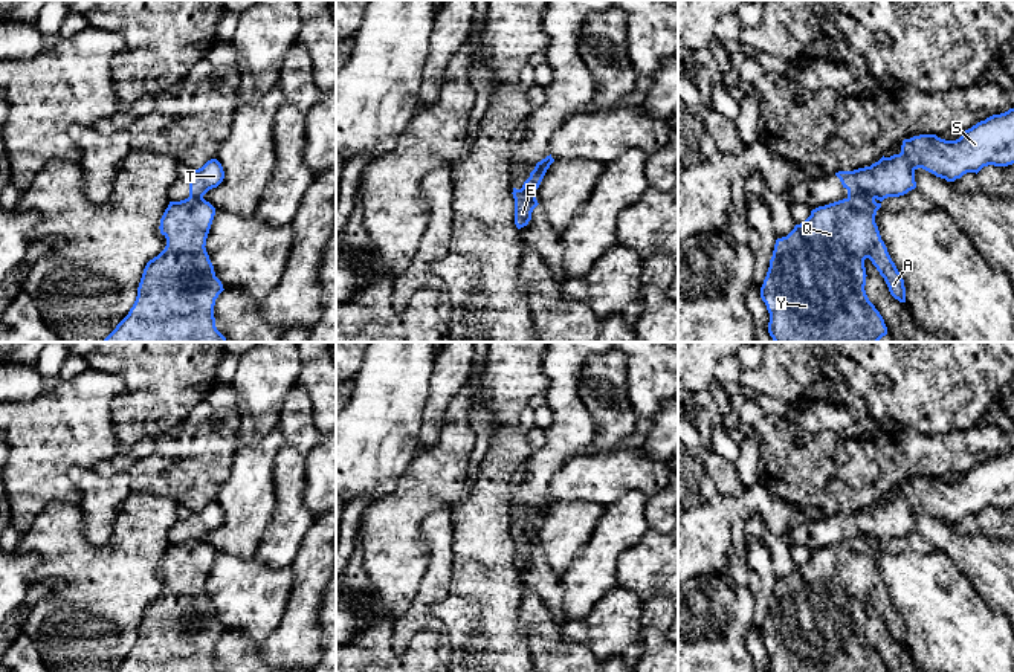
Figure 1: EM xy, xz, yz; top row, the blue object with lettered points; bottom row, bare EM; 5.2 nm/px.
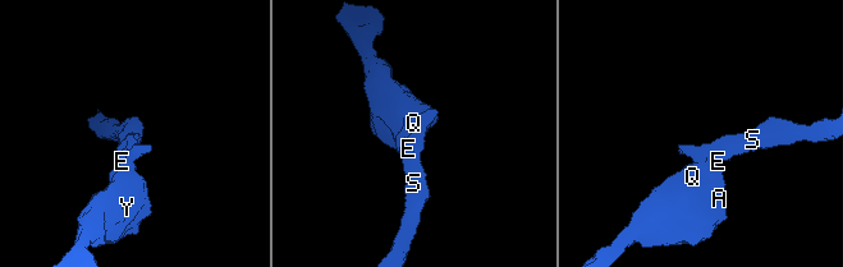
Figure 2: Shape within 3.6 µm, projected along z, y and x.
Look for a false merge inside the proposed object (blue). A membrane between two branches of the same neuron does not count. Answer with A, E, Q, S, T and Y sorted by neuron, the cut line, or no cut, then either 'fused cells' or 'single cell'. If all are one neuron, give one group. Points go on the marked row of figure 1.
A Q Y / E S T; cut in yz along (848, 196), (869, 194), (874, 199); fused cells

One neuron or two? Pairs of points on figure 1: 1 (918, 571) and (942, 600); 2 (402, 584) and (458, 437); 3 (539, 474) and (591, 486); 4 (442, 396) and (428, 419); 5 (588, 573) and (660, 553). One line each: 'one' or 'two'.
1: one
2: one
3: two
4: one
5: two

